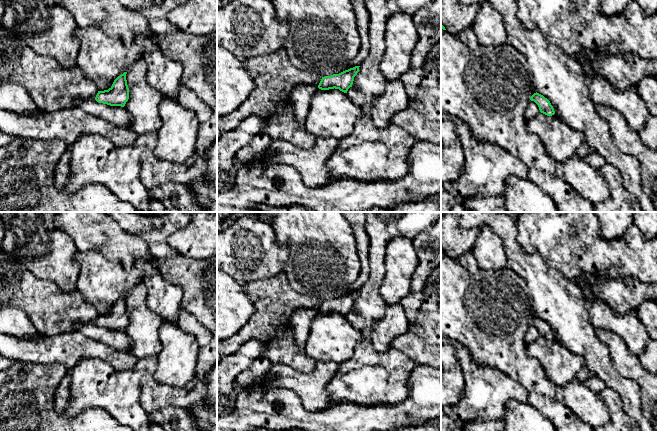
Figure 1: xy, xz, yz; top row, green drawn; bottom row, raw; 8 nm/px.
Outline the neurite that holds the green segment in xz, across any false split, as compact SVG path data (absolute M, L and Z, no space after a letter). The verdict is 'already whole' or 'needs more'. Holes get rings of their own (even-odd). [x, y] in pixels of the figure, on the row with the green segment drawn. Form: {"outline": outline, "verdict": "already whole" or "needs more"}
{"outline": "M355 66L339 74L322 77L318 88L321 90L329 90L335 88L344 93L347 93L348 89L352 87L354 77L359 72L359 67L360 66Z", "verdict": "already whole"}

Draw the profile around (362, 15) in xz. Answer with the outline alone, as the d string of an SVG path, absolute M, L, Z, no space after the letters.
M350 0L356 16L356 24L360 34L360 50L356 57L348 64L345 70L360 66L368 56L370 50L370 40L368 37L370 16L365 6L365 0Z

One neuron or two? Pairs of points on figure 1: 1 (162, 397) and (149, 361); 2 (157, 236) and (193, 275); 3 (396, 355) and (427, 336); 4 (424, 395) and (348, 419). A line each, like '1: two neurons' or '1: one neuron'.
1: one neuron
2: one neuron
3: two neurons
4: one neuron

